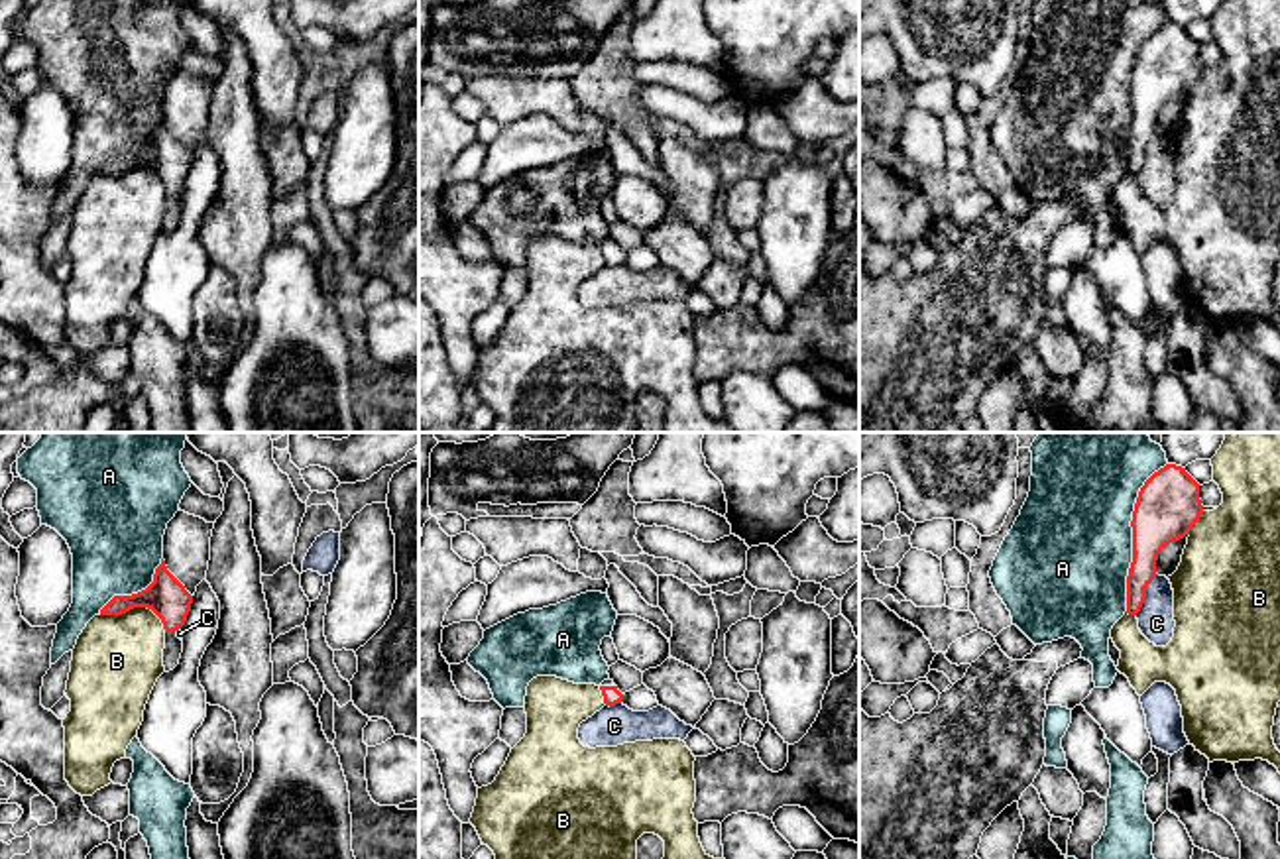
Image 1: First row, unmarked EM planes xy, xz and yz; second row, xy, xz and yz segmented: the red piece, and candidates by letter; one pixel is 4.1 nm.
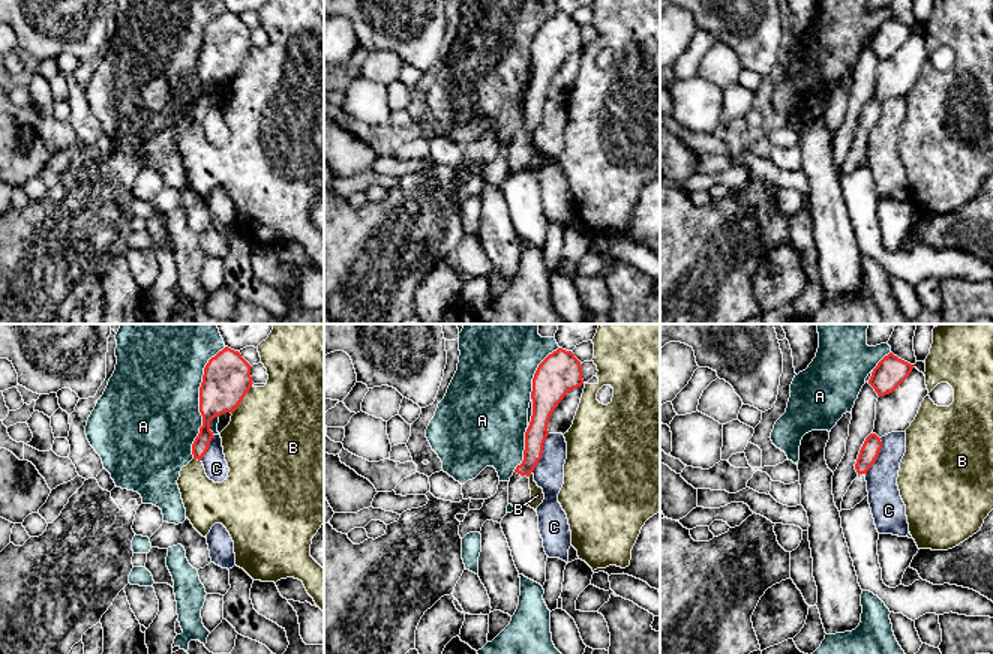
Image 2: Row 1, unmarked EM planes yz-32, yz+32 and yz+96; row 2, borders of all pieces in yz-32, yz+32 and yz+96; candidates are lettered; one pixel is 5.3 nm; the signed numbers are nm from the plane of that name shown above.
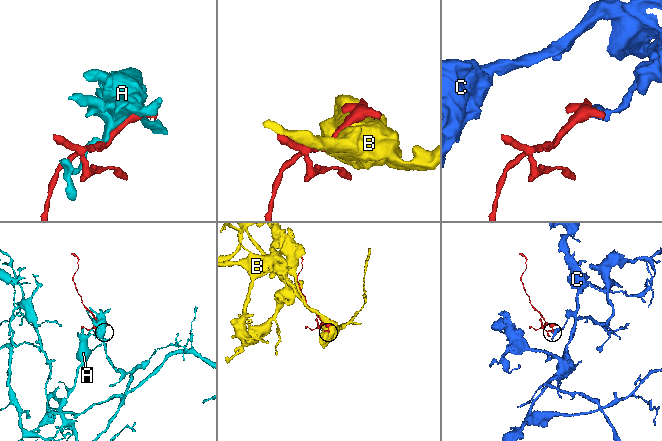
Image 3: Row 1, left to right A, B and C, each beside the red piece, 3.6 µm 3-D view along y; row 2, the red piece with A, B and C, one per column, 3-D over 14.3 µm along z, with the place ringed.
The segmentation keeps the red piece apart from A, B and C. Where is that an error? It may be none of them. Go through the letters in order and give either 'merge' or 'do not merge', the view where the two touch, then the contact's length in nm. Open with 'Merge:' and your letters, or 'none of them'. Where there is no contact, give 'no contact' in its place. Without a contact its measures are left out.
Merge: none of them
A: do not merge; contact in yz; length 650 nm
B: do not merge; contact in xy; length 280 nm
C: do not merge; contact in yz; length 190 nm

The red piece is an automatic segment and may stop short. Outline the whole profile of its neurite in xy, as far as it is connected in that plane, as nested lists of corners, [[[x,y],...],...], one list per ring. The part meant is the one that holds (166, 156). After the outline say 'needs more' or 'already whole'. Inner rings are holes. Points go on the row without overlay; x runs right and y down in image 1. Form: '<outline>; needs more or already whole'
[[[165,120],[155,128],[153,142],[132,155],[114,155],[102,169],[100,175],[122,175],[134,167],[151,169],[163,183],[165,208],[163,226],[165,232],[179,224],[183,212],[183,200],[177,191],[185,185],[191,171],[193,155],[185,145],[167,130]]]; needs more

